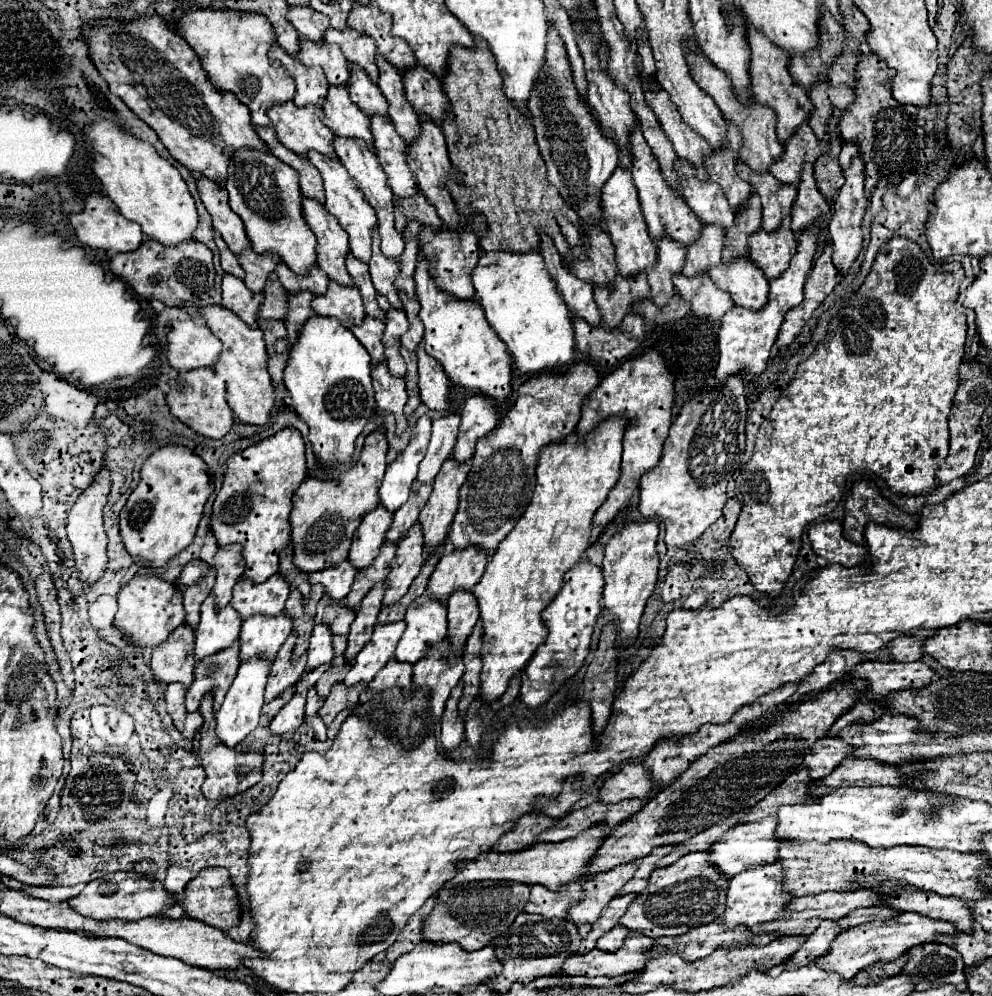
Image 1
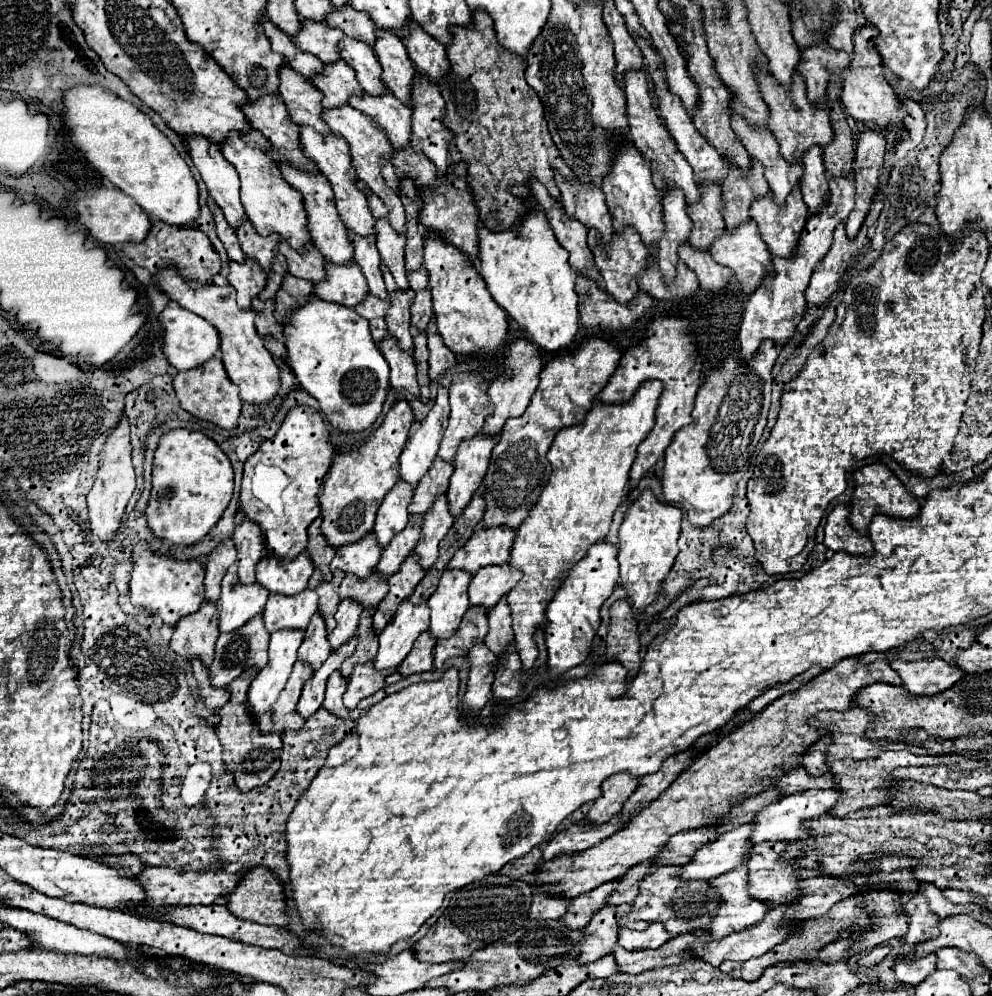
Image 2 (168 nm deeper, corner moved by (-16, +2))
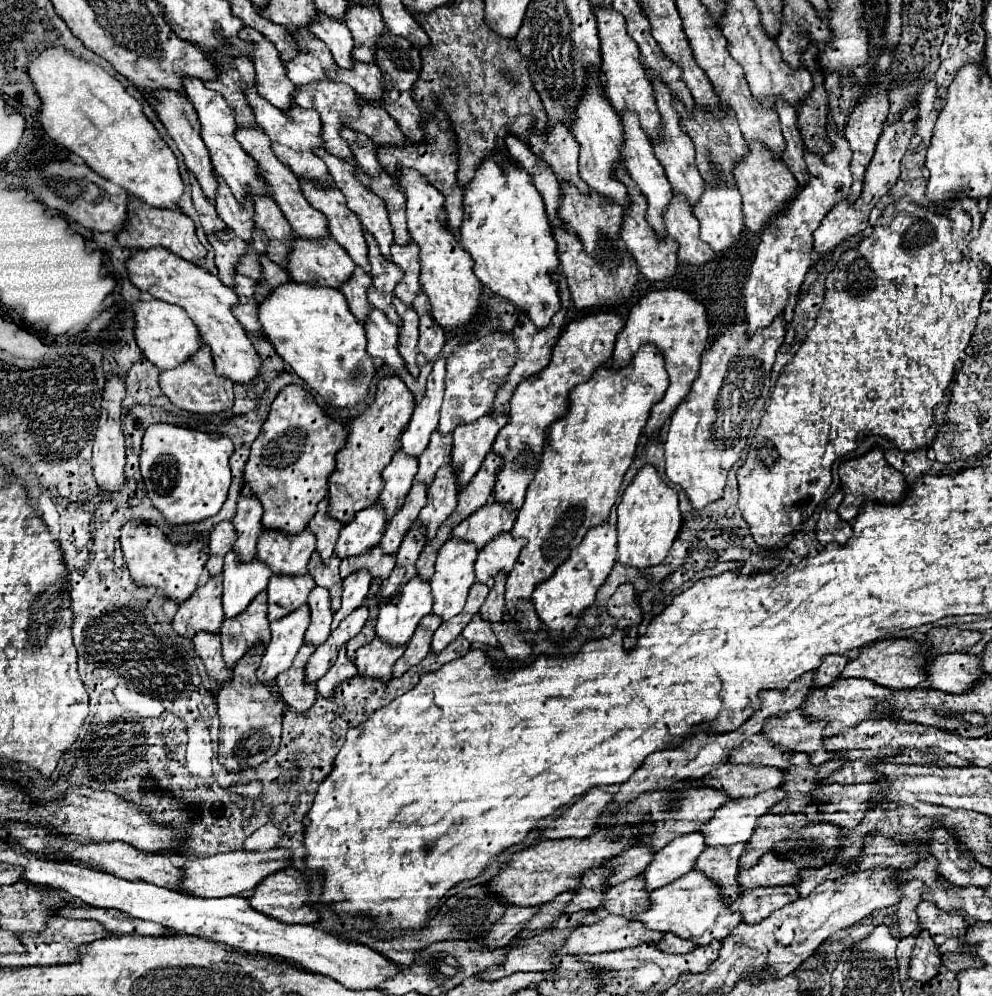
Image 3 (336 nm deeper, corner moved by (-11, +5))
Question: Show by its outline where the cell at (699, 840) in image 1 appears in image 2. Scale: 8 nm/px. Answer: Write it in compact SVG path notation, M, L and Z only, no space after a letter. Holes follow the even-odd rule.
M710 826L698 828L698 830L680 832L680 834L672 836L666 842L666 846L662 846L662 850L656 854L652 864L682 866L682 864L686 864L692 858L692 854L698 850L698 846L710 842L712 838L716 838L716 830L714 828L710 830Z

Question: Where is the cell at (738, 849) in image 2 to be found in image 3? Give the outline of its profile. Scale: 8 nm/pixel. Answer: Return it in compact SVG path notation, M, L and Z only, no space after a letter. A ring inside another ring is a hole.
M699 831L691 835L681 835L675 841L671 841L667 847L659 849L649 863L647 871L643 873L647 879L647 889L659 889L683 875L687 871L695 869L697 857L707 849L705 845L705 835Z

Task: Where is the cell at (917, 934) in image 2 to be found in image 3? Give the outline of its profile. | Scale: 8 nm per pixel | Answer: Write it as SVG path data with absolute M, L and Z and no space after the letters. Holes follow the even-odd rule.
M921 901L917 907L917 915L919 915L919 927L931 933L935 945L943 945L951 935L963 935L963 931L967 929L963 913L941 911L931 901Z

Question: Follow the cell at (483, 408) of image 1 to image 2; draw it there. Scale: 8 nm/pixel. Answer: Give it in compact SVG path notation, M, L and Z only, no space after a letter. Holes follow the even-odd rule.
M516 338L514 344L510 346L508 354L506 354L506 360L504 360L504 370L502 374L490 384L490 390L488 390L488 396L490 396L490 406L488 406L488 418L486 418L486 424L484 424L484 434L498 434L506 420L510 416L520 416L524 414L524 410L528 408L530 404L530 398L532 394L536 392L538 388L538 382L540 382L540 372L542 372L542 356L540 356L540 348L536 344L532 344L530 340L526 338Z

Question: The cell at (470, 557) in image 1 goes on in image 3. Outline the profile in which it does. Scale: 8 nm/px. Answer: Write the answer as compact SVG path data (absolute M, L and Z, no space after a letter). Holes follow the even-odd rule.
M503 503L483 505L475 515L469 515L463 523L459 523L453 531L453 539L471 541L477 549L483 549L491 539L509 533L513 529L517 511Z

